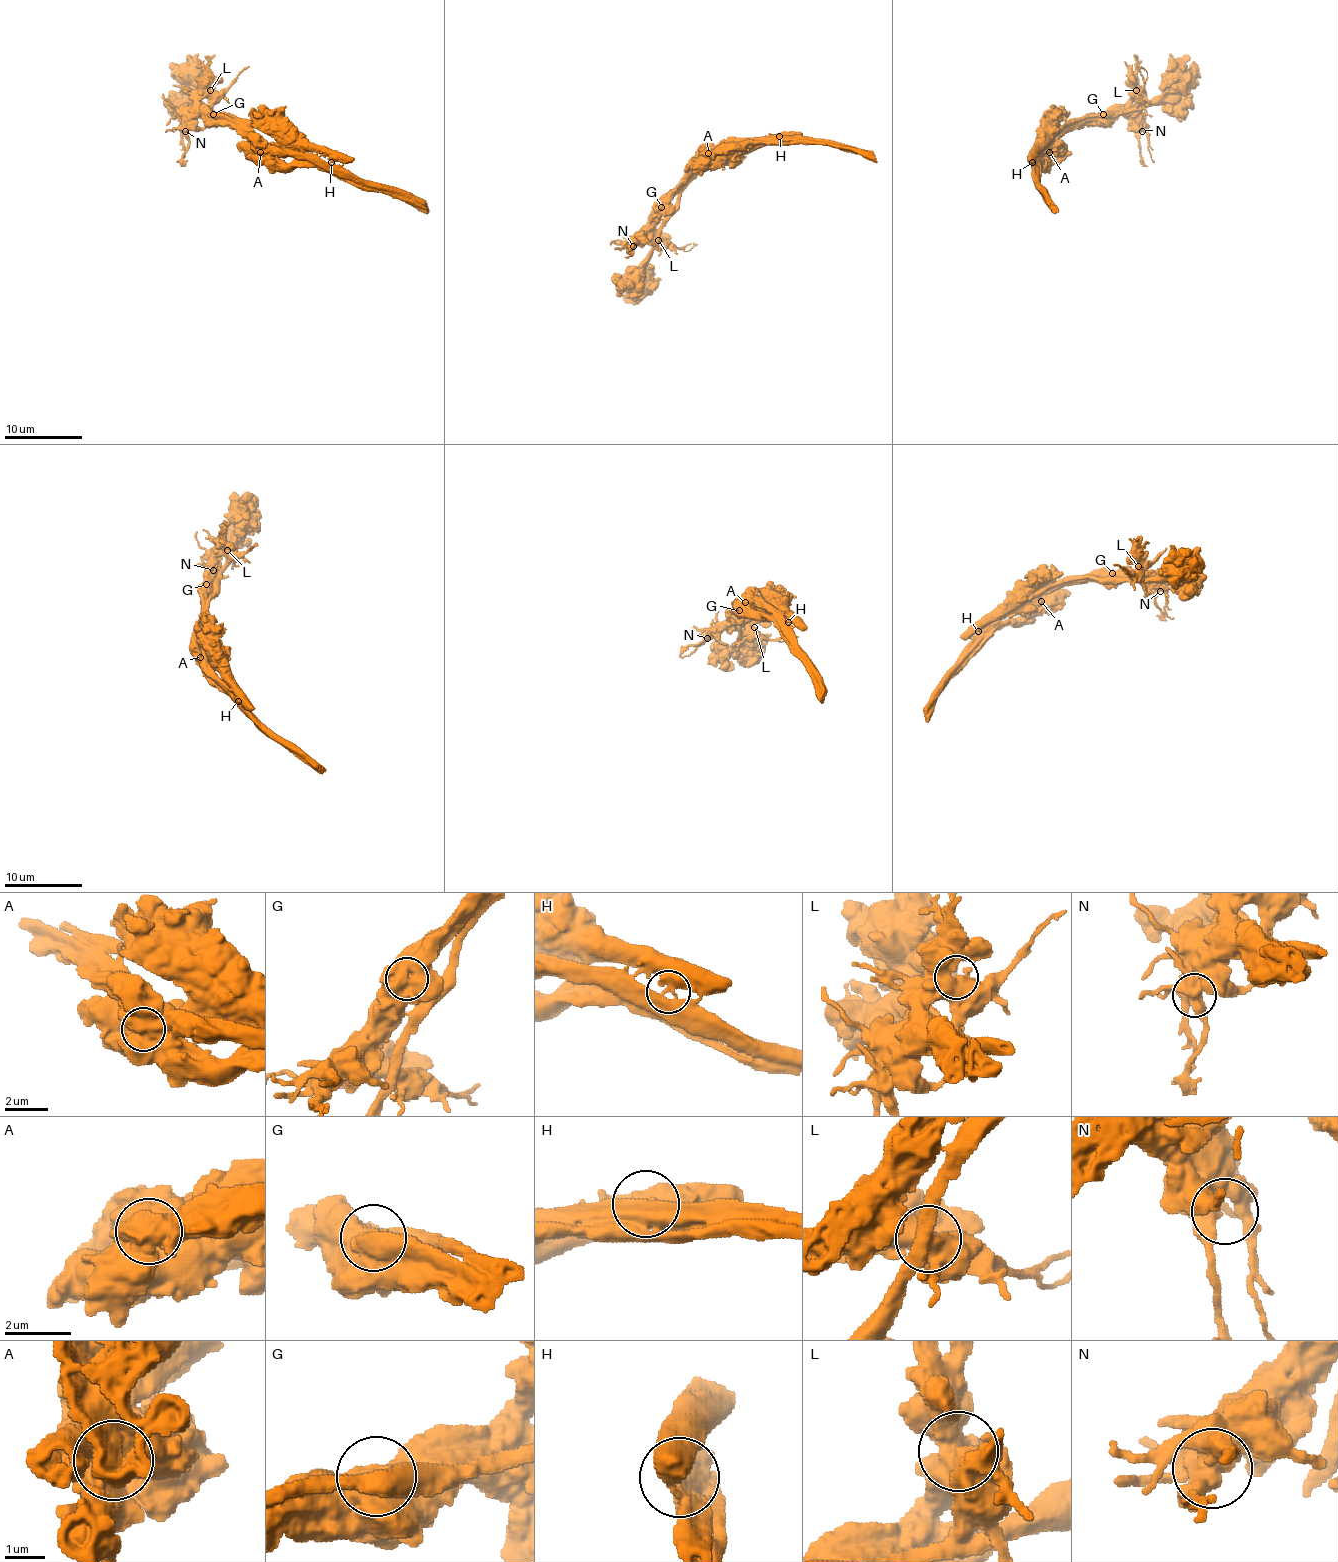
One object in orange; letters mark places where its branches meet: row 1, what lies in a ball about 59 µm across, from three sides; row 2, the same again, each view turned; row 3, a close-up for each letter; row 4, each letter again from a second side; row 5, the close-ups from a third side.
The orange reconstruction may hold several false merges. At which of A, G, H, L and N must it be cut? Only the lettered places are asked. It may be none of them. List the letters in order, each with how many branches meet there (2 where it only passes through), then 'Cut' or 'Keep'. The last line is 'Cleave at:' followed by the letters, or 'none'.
A: Branches: 1. Cut
G: Branches: 1. Cut
H: Branches: 1. Cut
L: Branches: 2. Keep
N: Branches: 2. Keep
Cleave at: A, G, H

